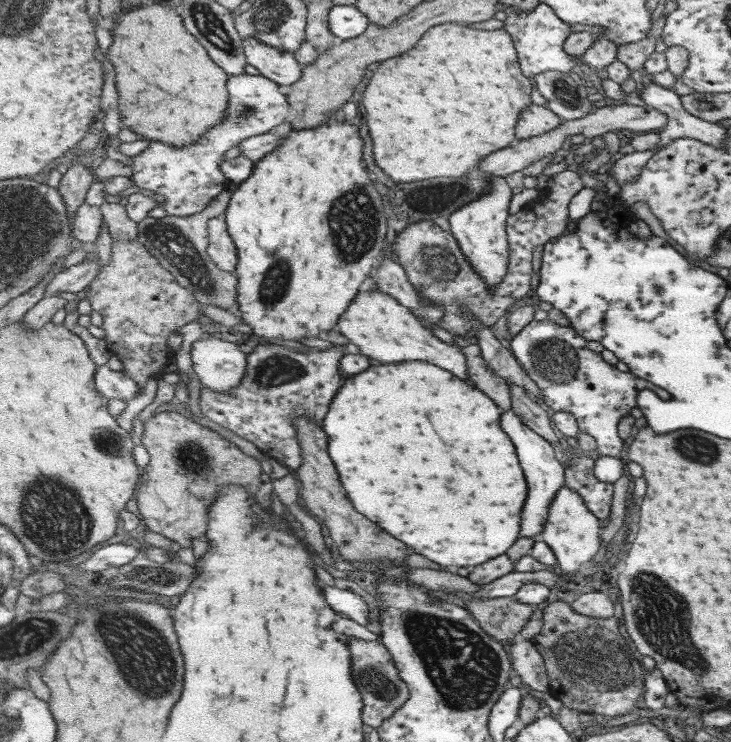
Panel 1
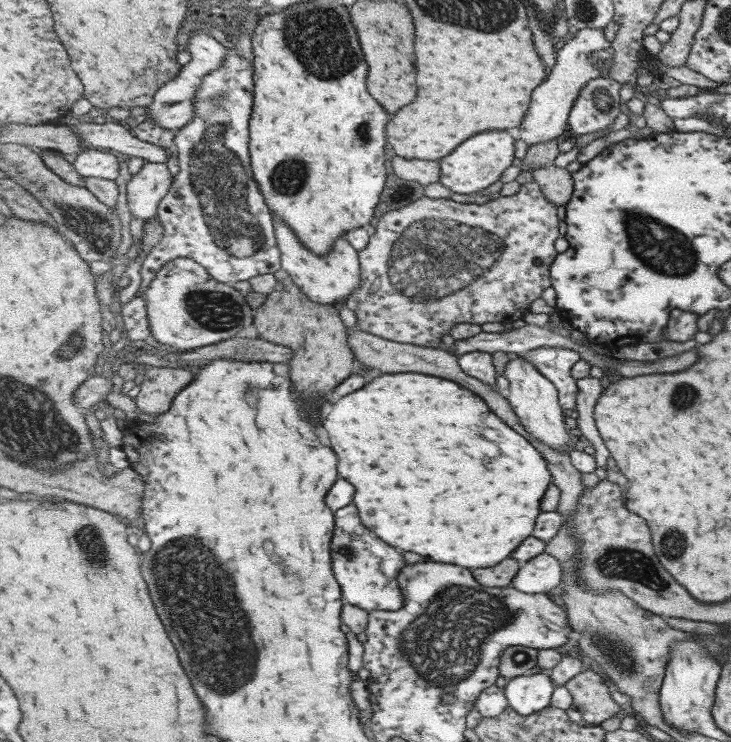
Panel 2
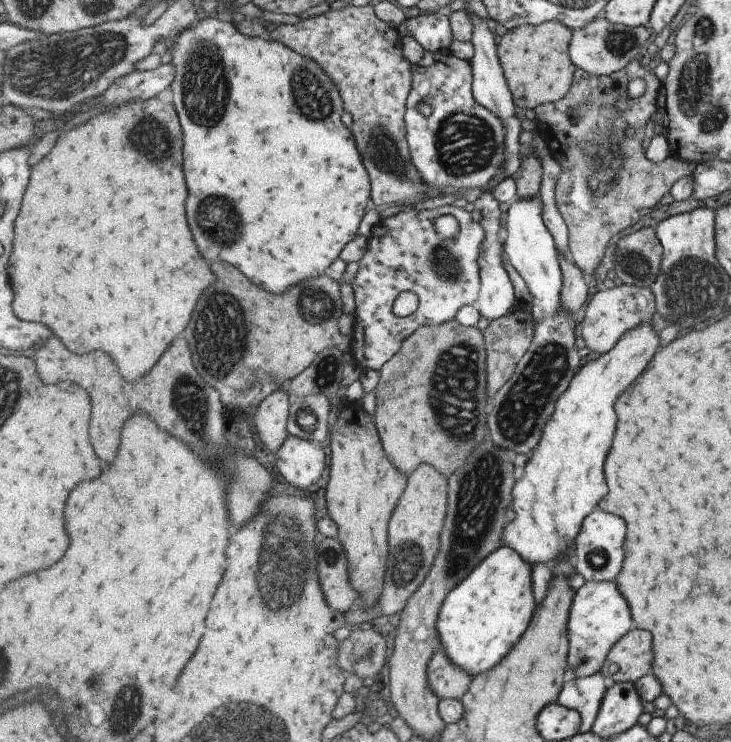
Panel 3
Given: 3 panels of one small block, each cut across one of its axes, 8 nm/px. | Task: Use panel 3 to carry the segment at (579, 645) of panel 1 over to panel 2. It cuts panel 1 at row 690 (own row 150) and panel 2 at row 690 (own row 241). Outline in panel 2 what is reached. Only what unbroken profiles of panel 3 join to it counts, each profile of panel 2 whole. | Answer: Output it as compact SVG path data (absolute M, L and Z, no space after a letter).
M585 669L566 684L573 696L574 708L588 725L603 724L623 710L621 704L613 700L607 679L603 672Z

